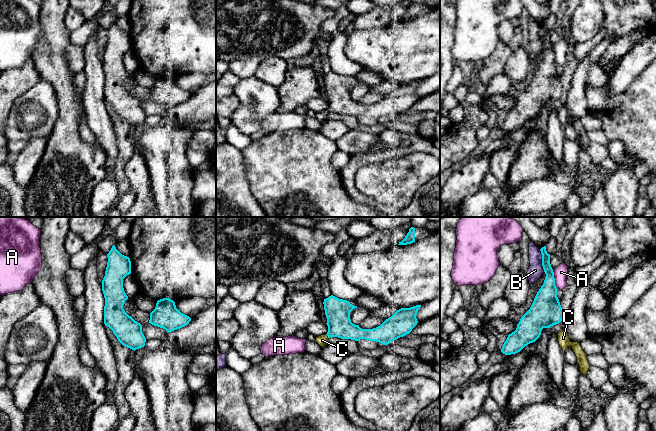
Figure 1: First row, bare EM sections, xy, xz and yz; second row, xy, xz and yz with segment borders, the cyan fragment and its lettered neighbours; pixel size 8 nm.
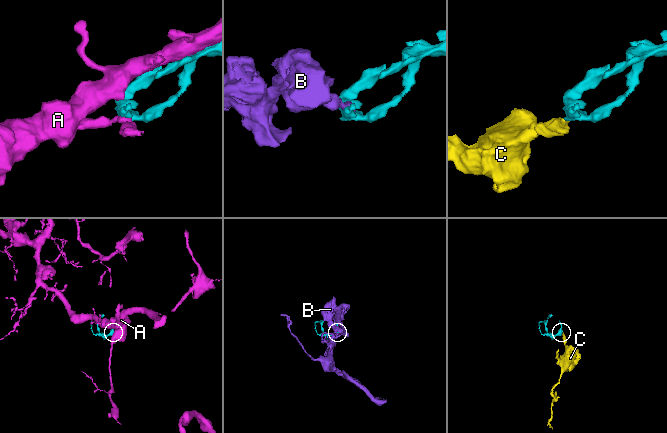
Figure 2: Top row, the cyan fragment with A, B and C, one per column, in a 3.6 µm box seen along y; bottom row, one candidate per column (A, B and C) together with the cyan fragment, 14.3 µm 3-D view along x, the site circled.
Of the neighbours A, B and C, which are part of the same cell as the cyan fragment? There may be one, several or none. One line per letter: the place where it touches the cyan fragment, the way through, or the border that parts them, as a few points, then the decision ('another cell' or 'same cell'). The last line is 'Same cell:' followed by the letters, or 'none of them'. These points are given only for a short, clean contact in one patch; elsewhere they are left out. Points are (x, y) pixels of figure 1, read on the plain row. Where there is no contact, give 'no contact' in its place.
A: meets cyan in yz at (554, 57); another cell
B: meets cyan in yz at (542, 36); border along yz (539, 25), (544, 47); another cell
C: meets cyan in xz at (327, 111); runs through xz (337, 87), (337, 101), (327, 111), (322, 116); same cell
Same cell: C

